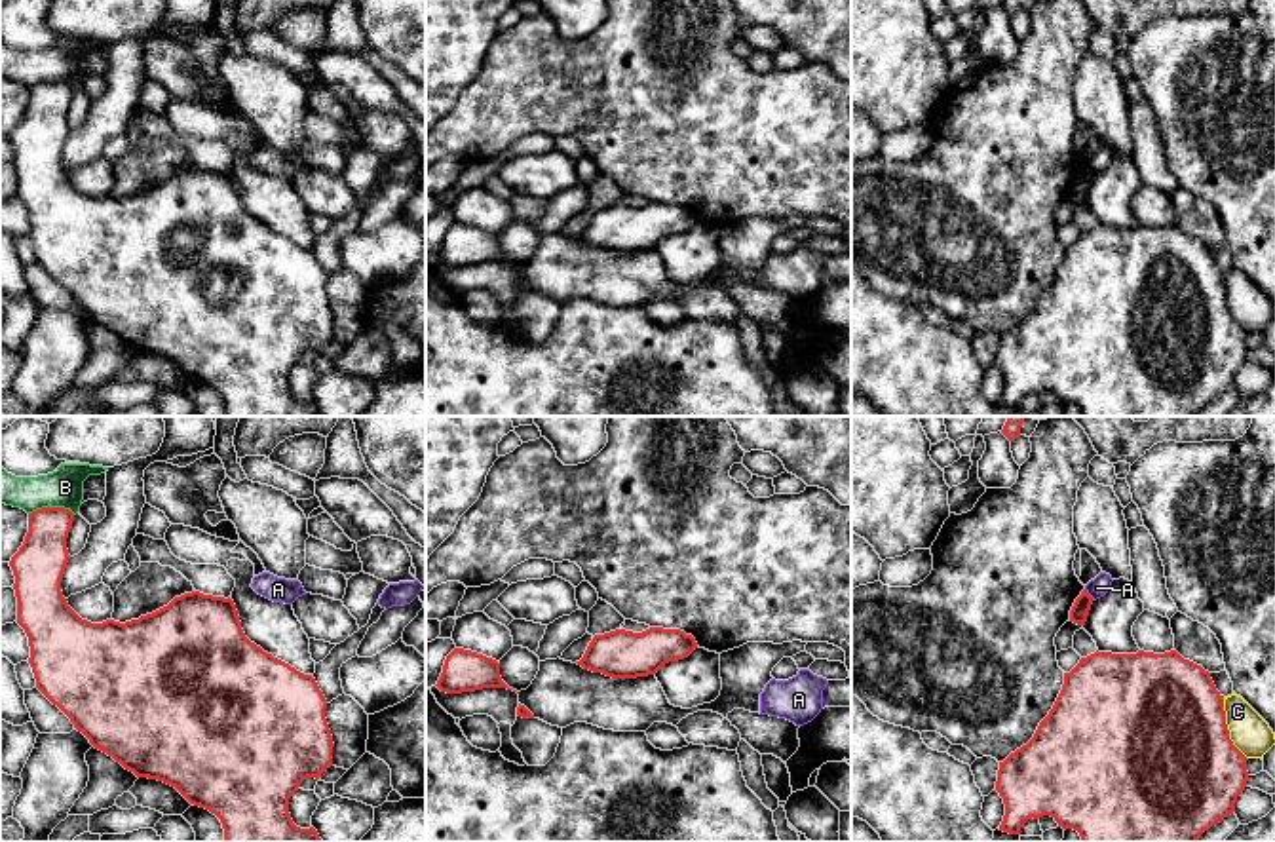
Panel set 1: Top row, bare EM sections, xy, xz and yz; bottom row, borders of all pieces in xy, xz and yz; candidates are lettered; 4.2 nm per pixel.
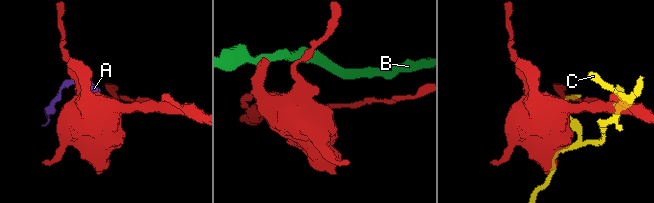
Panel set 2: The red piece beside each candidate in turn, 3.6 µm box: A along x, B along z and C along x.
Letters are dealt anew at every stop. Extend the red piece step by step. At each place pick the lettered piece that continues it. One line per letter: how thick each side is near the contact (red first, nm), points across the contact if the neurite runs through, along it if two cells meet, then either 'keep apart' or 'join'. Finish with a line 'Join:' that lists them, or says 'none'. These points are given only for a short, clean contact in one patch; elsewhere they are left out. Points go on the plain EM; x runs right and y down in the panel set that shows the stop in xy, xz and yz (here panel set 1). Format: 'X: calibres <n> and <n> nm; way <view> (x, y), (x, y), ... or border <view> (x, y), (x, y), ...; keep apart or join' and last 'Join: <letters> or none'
A: calibres 80 and 90 nm; border yz (1085, 162), (1093, 173); keep apart
B: calibres 220 and 160 nm; border xy (29, 86), (69, 82), (75, 88); keep apart
C: calibres 500 and 170 nm; keep apart
Join: none

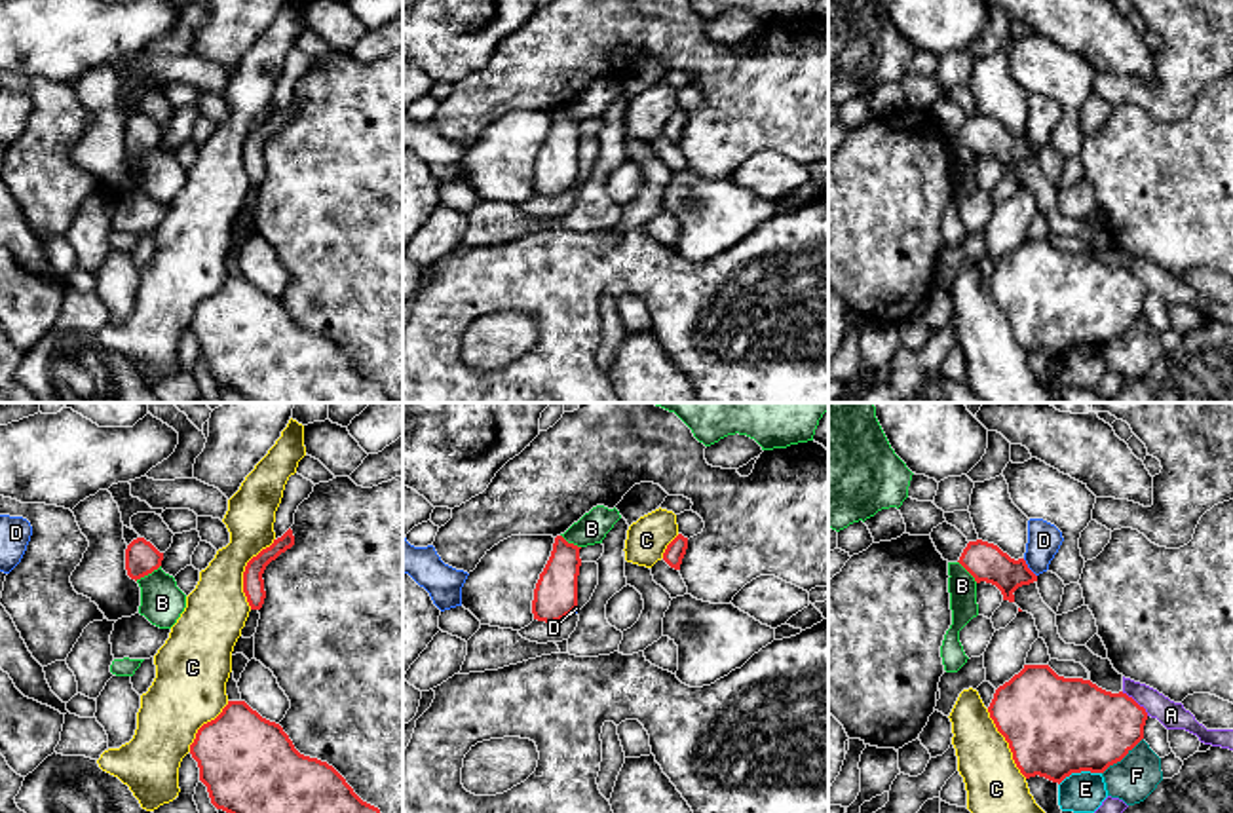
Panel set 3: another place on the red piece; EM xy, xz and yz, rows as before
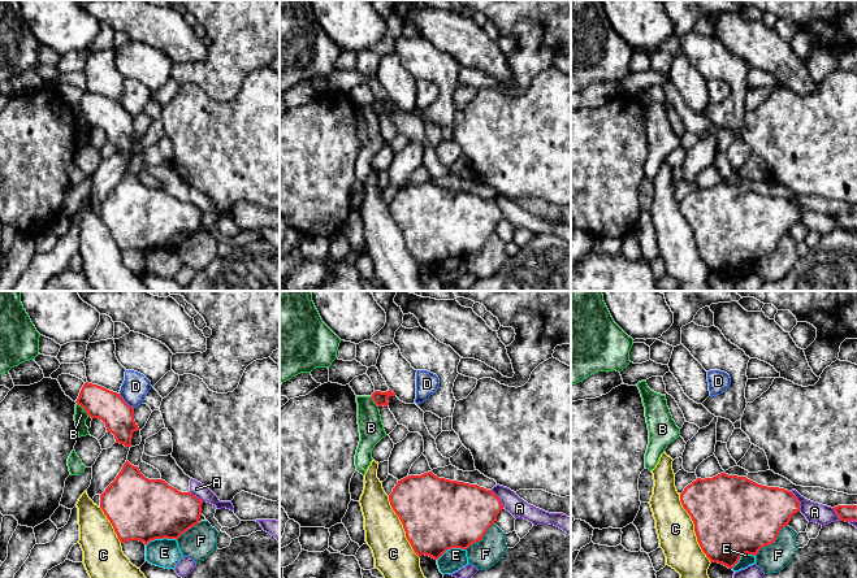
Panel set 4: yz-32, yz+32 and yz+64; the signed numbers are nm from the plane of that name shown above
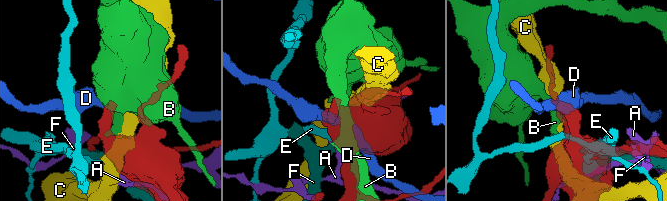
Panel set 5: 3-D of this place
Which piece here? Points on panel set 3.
A: calibres 360 and 110 nm; keep apart
B: calibres 140 and 190 nm; border xy (160, 139), (135, 154); keep apart
C: calibres 100 and 260 nm; keep apart
D: calibres 160 and 140 nm; border yz (1023, 133), (1036, 151); keep apart
E: calibres 420 and 180 nm; border yz (1100, 346), (1072, 346), (1059, 359); keep apart
F: calibres 400 and 190 nm; keep apart
Join: none

